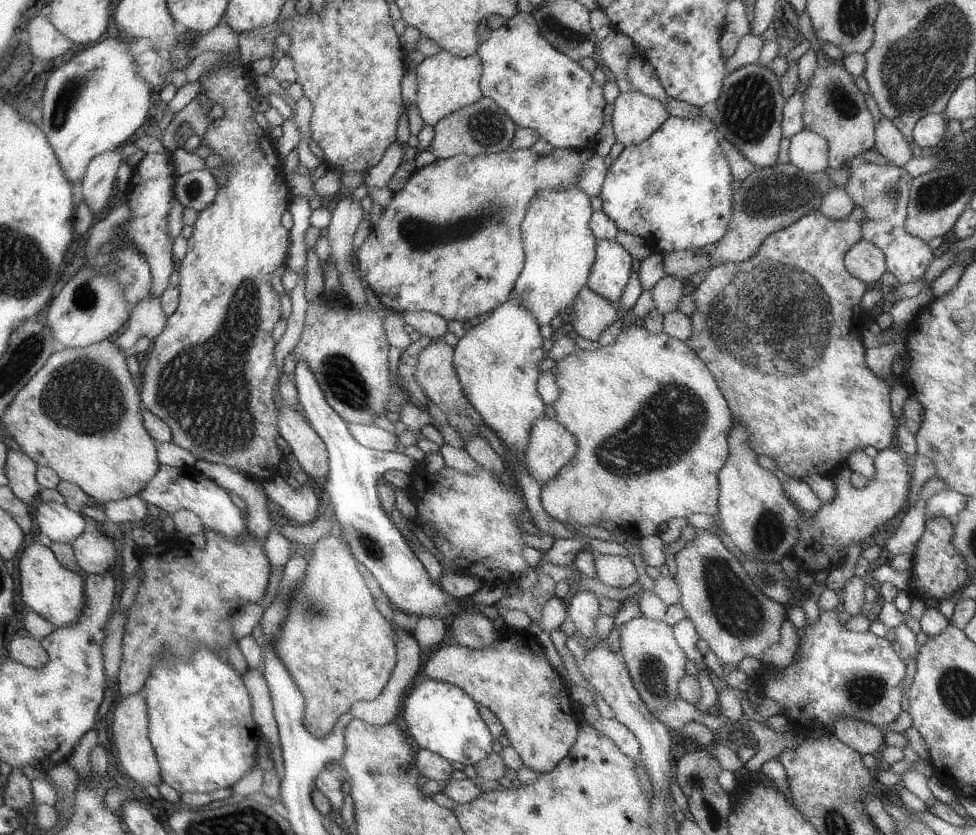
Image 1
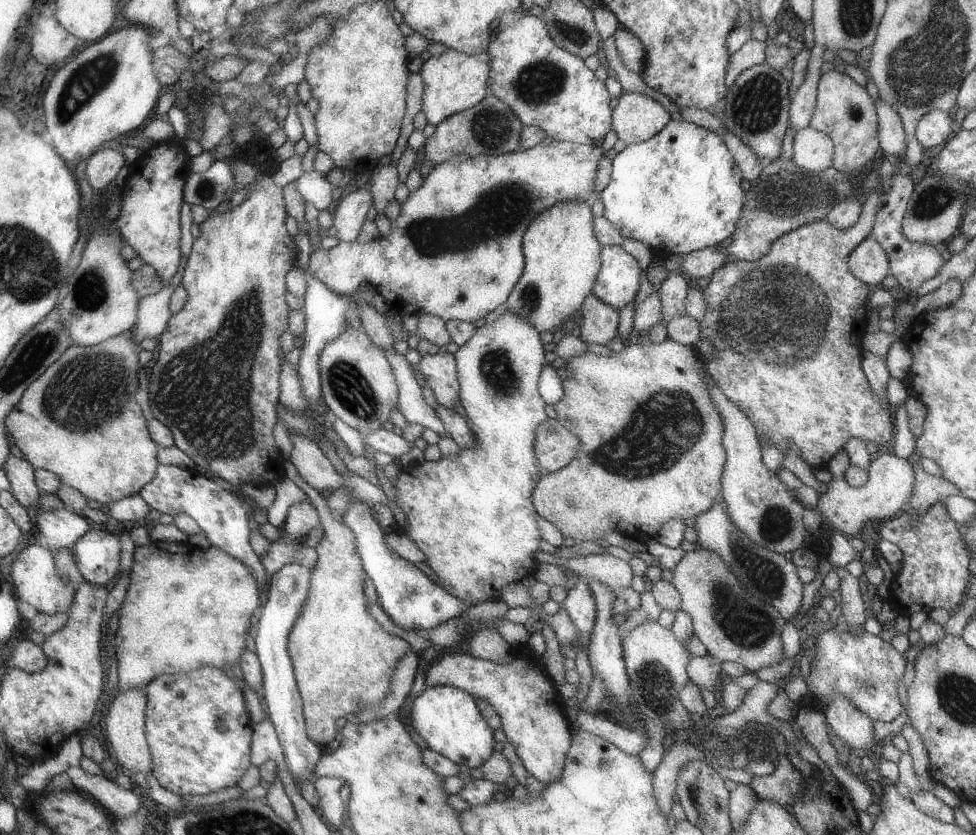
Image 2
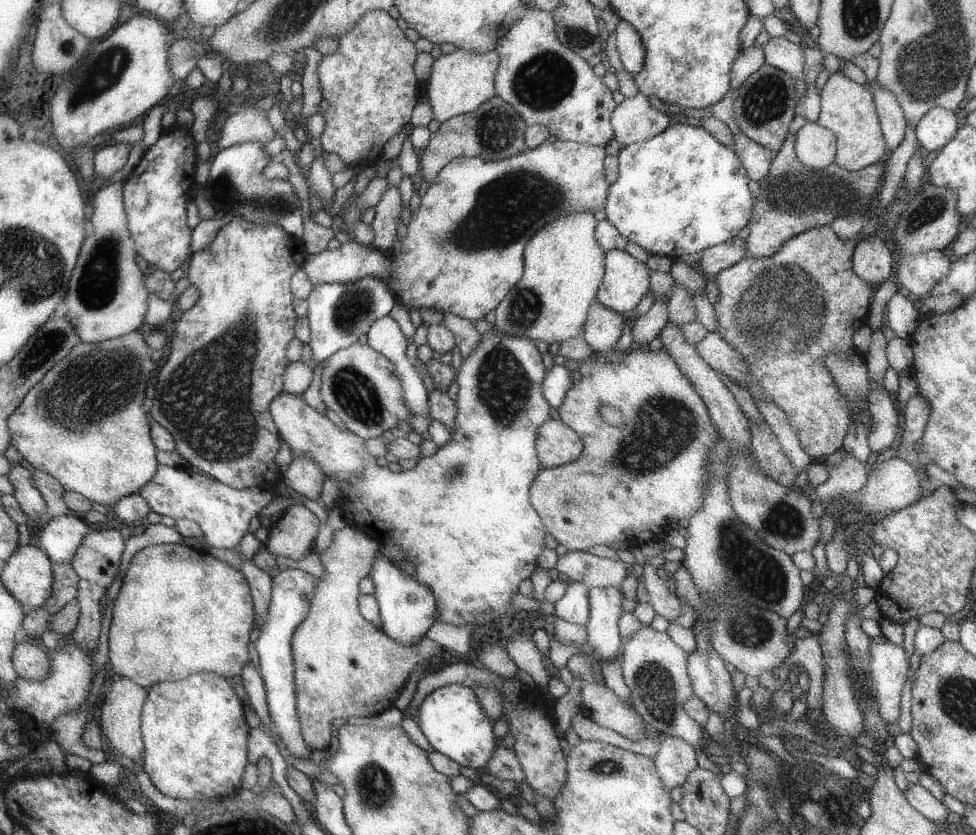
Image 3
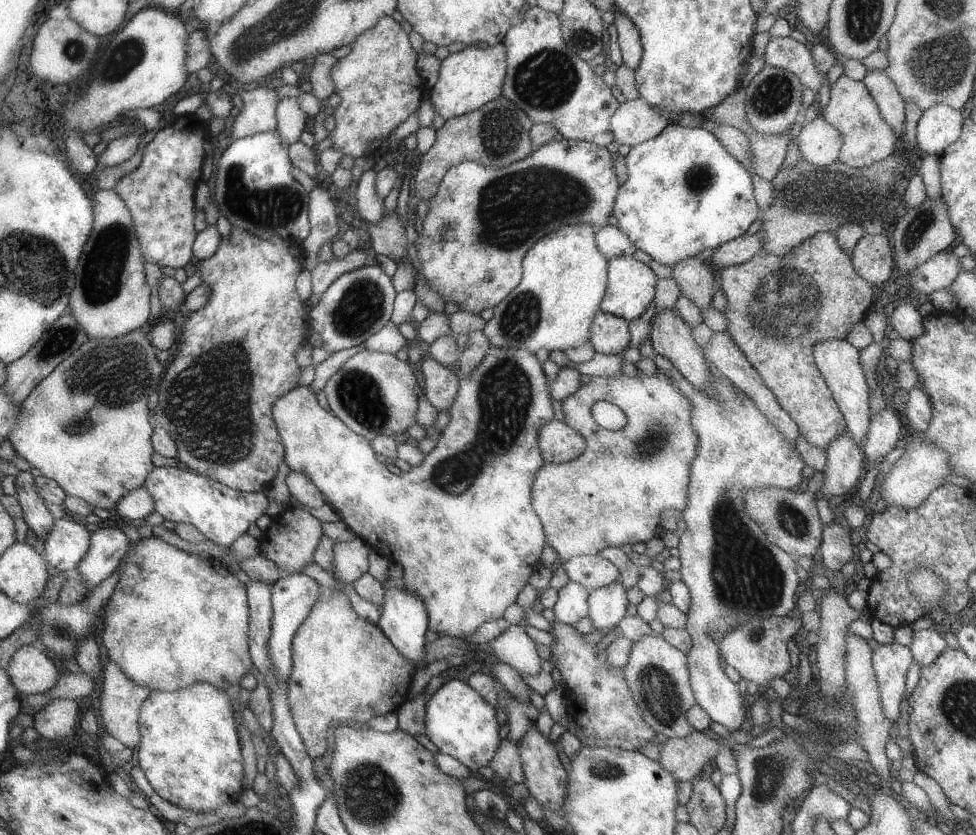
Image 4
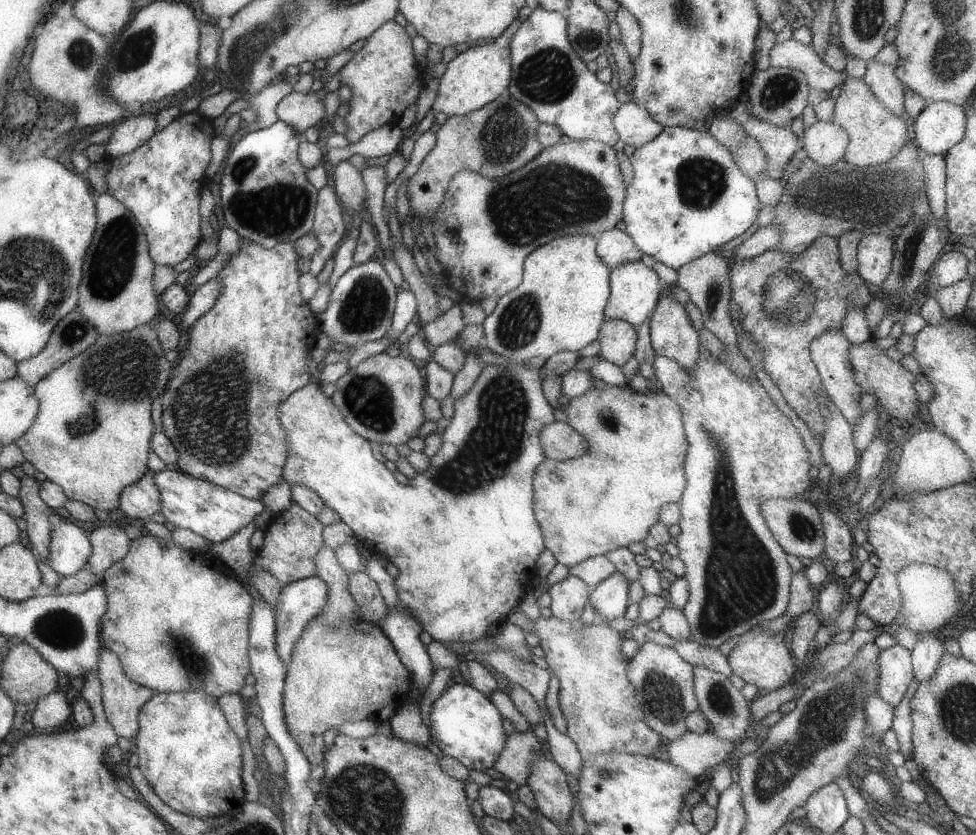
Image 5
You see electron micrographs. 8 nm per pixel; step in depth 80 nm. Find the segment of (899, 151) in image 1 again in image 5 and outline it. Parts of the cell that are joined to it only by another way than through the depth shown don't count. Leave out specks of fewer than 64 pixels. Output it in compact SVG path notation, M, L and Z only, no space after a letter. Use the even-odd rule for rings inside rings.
M869 59L866 61L862 79L870 86L875 98L881 101L888 111L894 115L902 114L904 90L891 65Z

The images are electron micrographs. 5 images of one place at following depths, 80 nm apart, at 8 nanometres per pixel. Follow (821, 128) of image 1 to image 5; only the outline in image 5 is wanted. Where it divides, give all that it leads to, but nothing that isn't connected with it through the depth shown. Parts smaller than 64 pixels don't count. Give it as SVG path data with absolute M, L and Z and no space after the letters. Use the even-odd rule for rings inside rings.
M847 77L839 87L839 96L834 100L832 123L839 125L848 134L848 145L842 159L856 167L875 166L893 158L907 142L907 124L903 116L894 115L875 98L870 86L861 78Z

